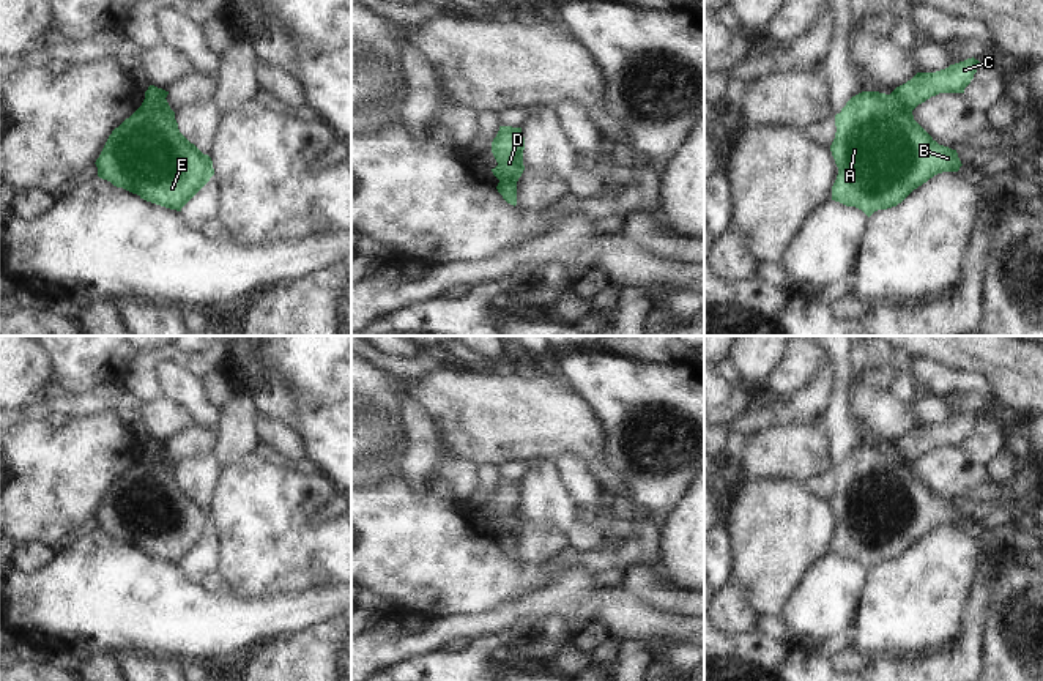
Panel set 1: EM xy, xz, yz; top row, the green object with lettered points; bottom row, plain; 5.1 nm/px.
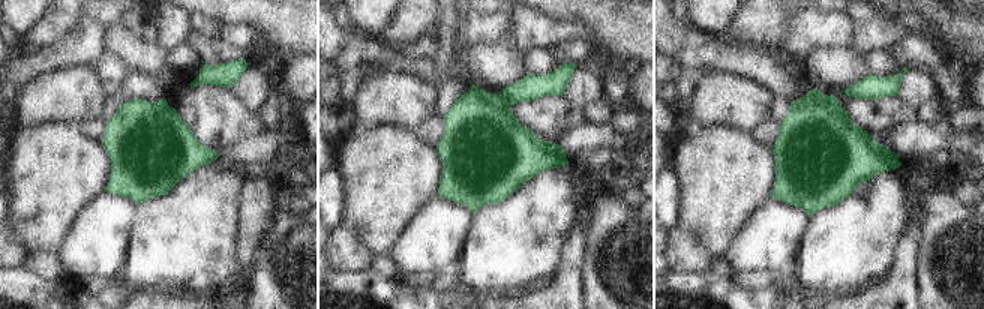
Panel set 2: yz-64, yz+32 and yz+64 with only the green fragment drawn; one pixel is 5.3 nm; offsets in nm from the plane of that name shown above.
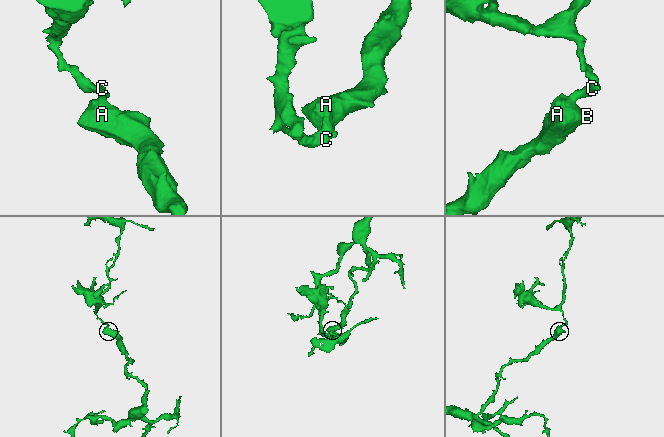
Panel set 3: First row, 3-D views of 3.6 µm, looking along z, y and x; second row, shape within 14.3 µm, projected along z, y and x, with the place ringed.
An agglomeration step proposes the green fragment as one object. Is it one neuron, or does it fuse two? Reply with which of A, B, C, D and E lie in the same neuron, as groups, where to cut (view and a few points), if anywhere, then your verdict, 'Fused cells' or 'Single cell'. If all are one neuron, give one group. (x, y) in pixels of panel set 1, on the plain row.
Groups: A B D E / C. Split along yz (890, 446), (911, 465). Fused cells.

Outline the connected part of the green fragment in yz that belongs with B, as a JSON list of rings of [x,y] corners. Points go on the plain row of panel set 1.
[[[862,445],[852,449],[835,468],[835,479],[830,504],[838,528],[832,539],[832,553],[856,560],[868,571],[878,563],[896,560],[934,528],[958,525],[963,519],[956,503],[939,498],[892,448]]]

